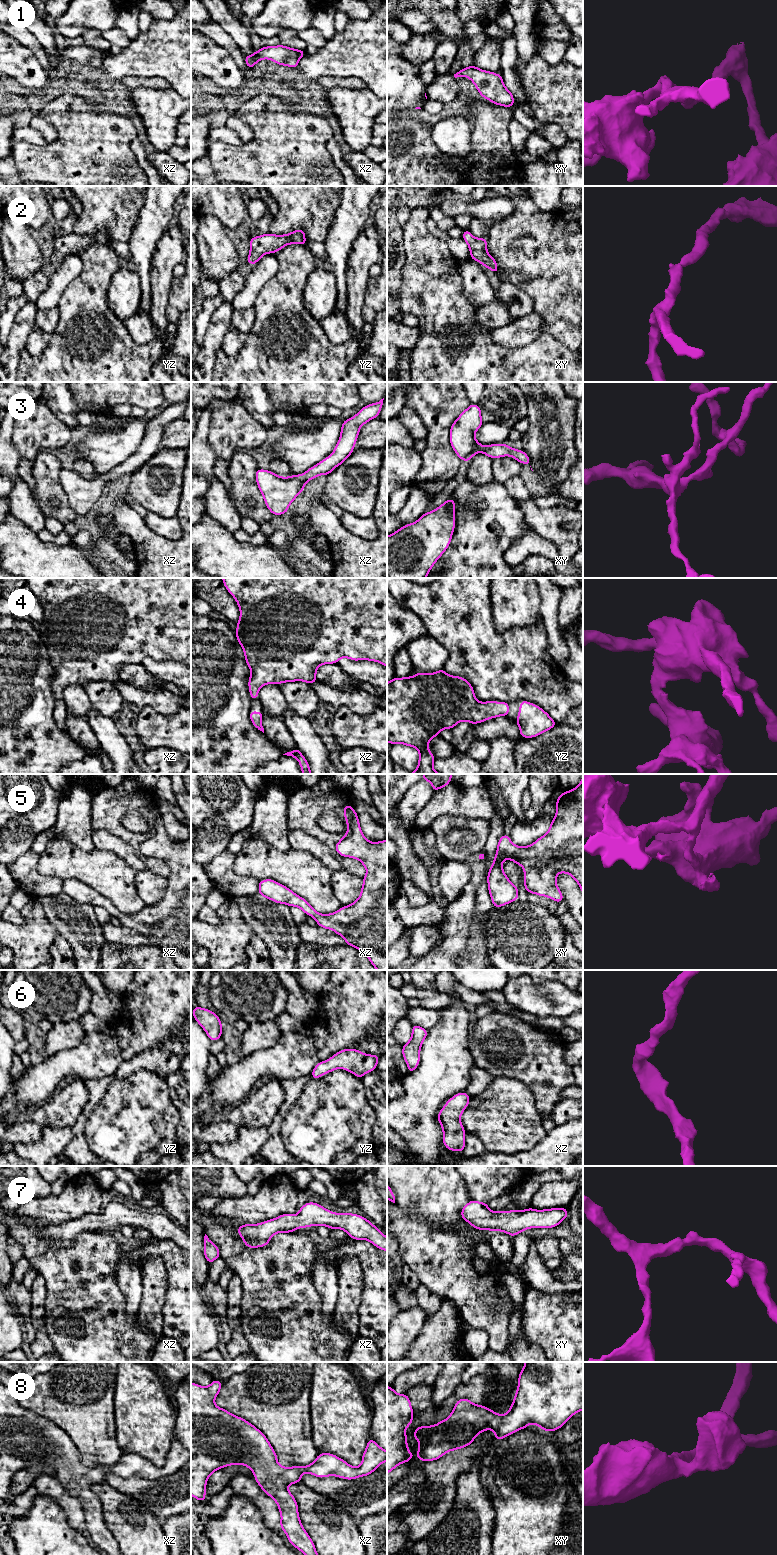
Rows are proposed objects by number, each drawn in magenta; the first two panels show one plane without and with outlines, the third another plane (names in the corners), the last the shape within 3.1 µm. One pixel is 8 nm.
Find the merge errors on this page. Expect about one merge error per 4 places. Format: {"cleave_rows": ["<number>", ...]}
{"cleave_rows": []}

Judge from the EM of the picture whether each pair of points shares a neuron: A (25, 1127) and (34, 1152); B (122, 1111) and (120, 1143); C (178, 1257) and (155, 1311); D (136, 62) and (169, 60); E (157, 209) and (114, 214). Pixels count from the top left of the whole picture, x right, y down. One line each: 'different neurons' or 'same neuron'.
A: different neurons
B: same neuron
C: different neurons
D: same neuron
E: different neurons

